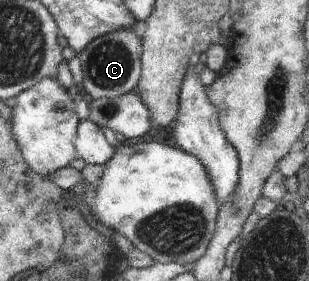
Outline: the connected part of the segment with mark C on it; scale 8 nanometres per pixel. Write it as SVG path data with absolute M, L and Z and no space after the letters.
M123 29L96 38L78 55L82 69L82 92L90 99L114 99L137 92L142 79L144 42L135 29Z

